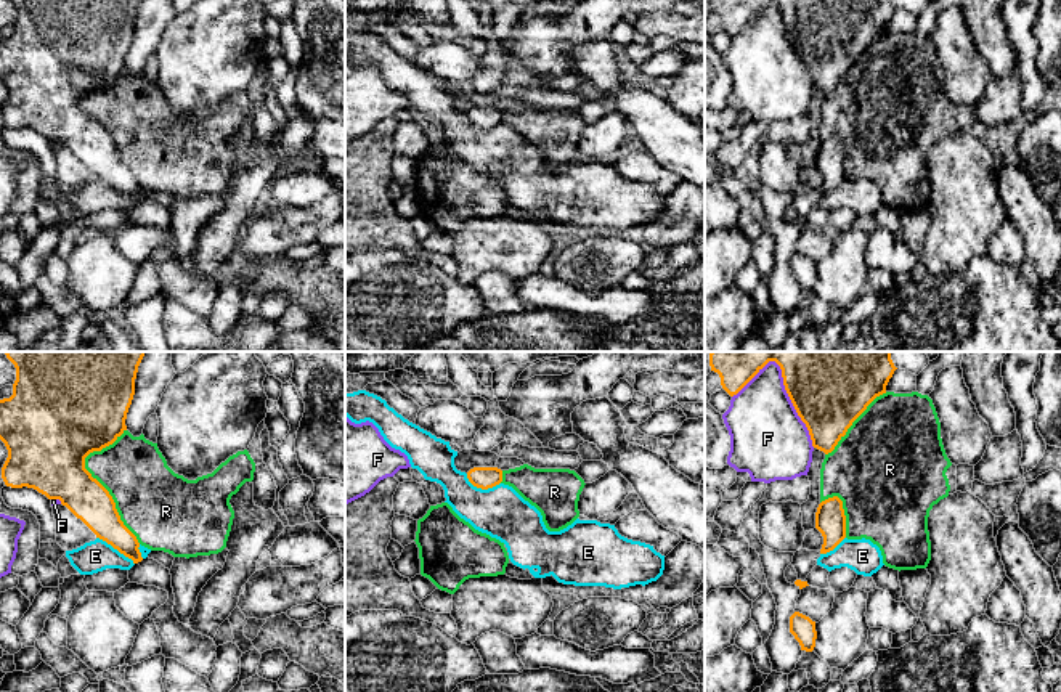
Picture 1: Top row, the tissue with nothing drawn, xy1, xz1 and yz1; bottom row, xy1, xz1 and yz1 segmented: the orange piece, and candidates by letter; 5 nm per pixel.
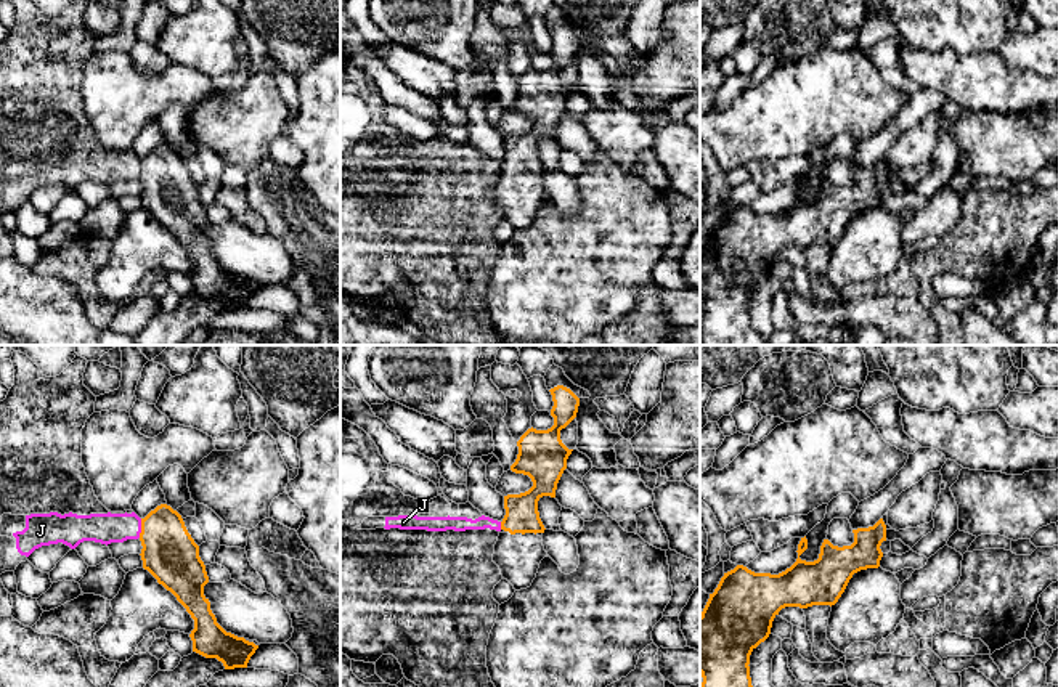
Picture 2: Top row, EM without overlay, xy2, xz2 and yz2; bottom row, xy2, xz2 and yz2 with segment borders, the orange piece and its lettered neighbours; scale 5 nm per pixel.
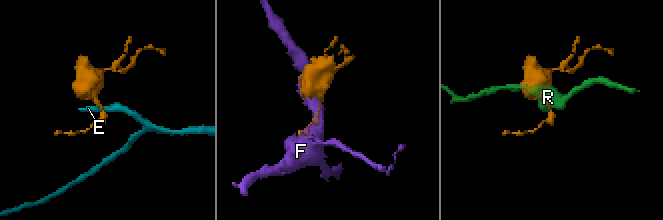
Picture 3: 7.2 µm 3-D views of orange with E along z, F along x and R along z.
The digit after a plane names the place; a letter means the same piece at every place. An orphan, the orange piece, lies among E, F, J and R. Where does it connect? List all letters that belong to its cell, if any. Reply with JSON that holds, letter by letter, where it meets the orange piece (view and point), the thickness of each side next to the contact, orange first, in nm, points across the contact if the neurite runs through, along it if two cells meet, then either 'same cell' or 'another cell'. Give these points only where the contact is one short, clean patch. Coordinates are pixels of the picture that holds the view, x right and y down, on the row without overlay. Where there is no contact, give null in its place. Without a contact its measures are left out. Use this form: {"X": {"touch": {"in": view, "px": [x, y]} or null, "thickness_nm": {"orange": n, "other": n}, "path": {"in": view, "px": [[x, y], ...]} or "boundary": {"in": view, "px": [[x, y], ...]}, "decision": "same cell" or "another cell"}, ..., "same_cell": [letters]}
{"E": {"touch": {"in": "xy1", "px": [116, 188]}, "thickness_nm": {"orange": 200, "other": 160}, "boundary": {"in": "xy1", "px": [[97, 177], [127, 196], [134, 204]]}, "decision": "another cell"}, "F": {"touch": {"in": "yz1", "px": [792, 42]}, "thickness_nm": {"orange": 360, "other": 380}, "decision": "another cell"}, "J": {"touch": {"in": "xy2", "px": [142, 169]}, "thickness_nm": {"orange": 280, "other": 150}, "boundary": {"in": "xy2", "px": [[142, 159], [138, 177]]}, "decision": "another cell"}, "R": {"touch": {"in": "xy1", "px": [97, 121]}, "thickness_nm": {"orange": 340, "other": 320}, "decision": "another cell"}, "same_cell": []}

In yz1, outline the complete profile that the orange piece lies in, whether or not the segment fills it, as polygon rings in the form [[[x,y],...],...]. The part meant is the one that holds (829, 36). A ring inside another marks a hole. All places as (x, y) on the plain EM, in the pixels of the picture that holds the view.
[[[709,0],[711,11],[721,18],[722,29],[737,35],[769,2],[782,10],[785,31],[806,64],[812,87],[831,93],[852,63],[880,35],[897,10],[892,0]]]

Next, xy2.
[[[167,144],[141,159],[141,201],[159,225],[170,231],[194,260],[189,278],[193,292],[217,299],[225,310],[247,308],[258,286],[226,273],[204,236],[209,223],[199,186],[188,173],[181,156]]]

